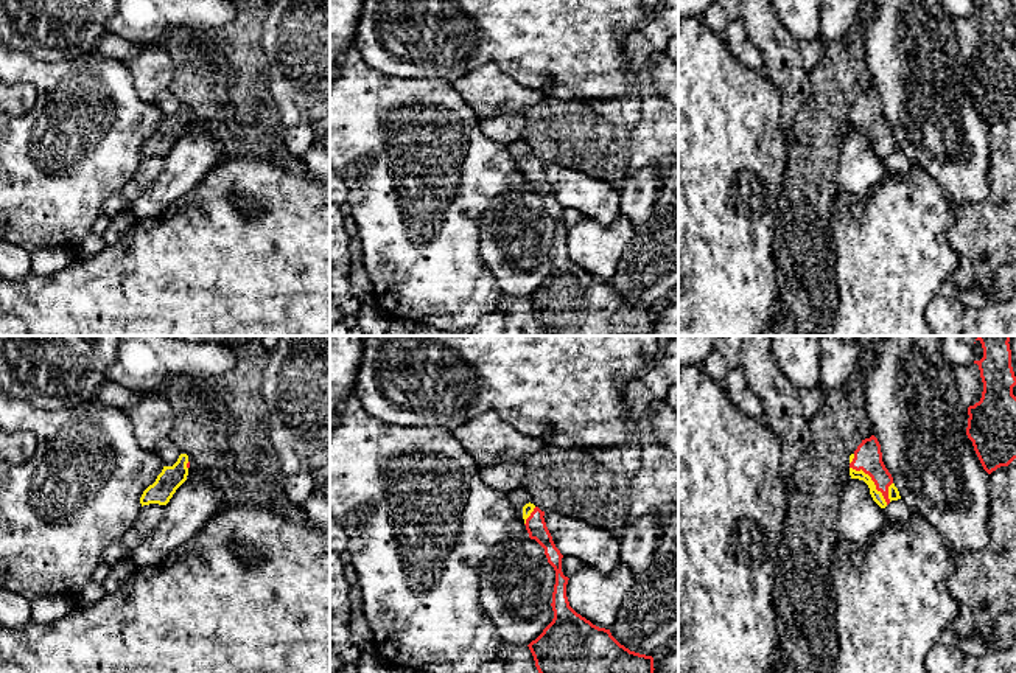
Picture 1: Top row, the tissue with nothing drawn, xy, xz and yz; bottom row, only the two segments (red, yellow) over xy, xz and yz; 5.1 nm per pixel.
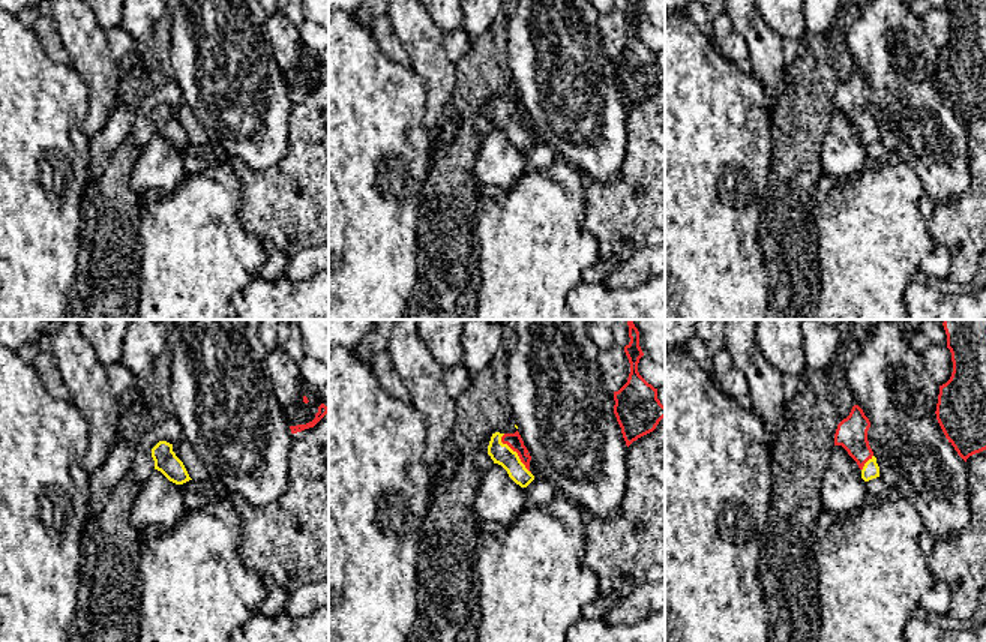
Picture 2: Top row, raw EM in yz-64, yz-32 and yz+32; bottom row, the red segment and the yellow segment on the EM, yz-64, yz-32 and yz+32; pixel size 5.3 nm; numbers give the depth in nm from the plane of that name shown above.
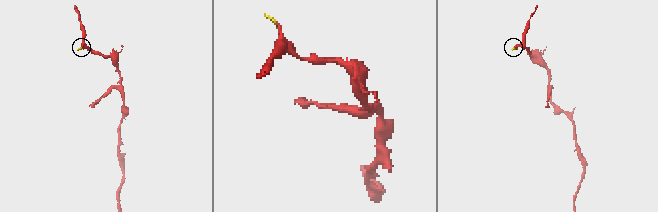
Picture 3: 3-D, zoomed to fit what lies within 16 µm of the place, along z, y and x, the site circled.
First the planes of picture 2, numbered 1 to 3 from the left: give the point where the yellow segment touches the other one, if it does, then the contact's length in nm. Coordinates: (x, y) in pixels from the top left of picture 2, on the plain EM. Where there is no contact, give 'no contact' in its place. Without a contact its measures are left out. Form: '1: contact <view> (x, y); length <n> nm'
1: no contact
2: contact yz-32 (515, 114); length 260 nm
3: contact yz+32 (866, 125); length 110 nm

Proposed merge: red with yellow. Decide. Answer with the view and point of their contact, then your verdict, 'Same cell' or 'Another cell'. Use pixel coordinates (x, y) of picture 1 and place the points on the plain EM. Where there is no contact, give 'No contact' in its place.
Touches red at yz (872, 131). Same cell

